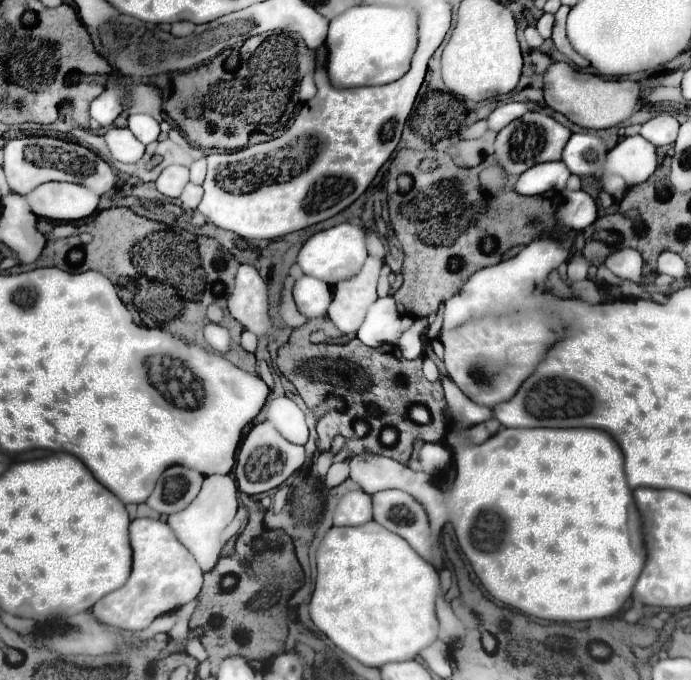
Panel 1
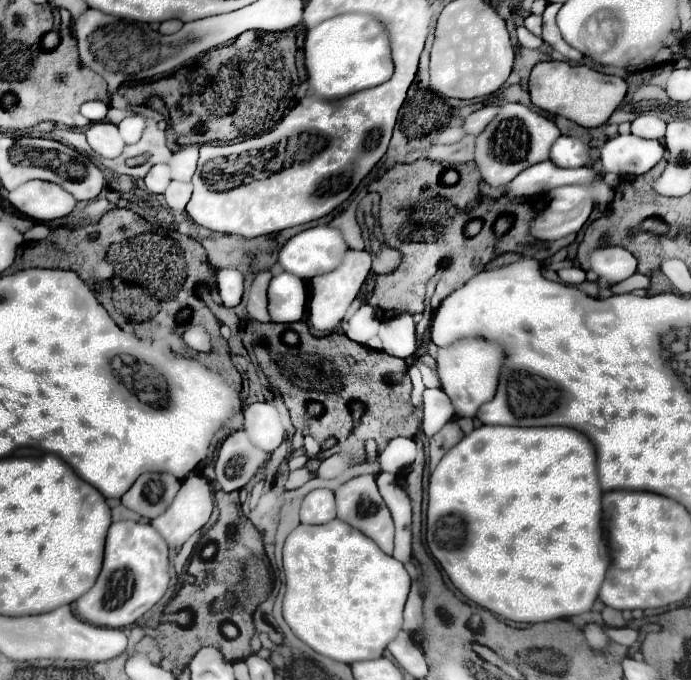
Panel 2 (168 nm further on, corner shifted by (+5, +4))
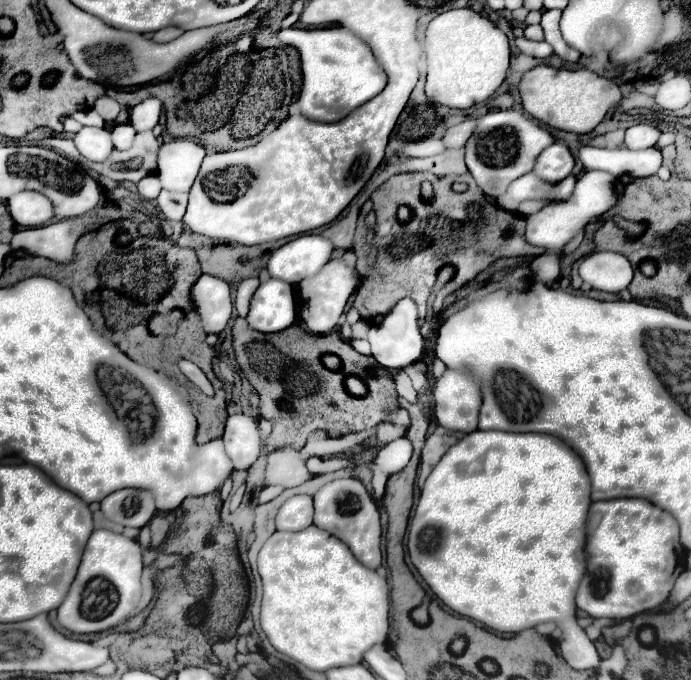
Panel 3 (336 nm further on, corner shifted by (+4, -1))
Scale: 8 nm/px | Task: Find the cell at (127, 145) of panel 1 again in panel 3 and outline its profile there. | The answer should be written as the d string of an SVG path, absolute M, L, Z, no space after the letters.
M82 128L74 136L74 144L80 150L80 154L92 162L108 160L114 150L108 128Z

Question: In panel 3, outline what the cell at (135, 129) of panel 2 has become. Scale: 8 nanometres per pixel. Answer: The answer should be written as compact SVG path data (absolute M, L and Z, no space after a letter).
M118 124L112 128L112 140L116 150L128 150L134 142L136 130L132 128L132 124Z

